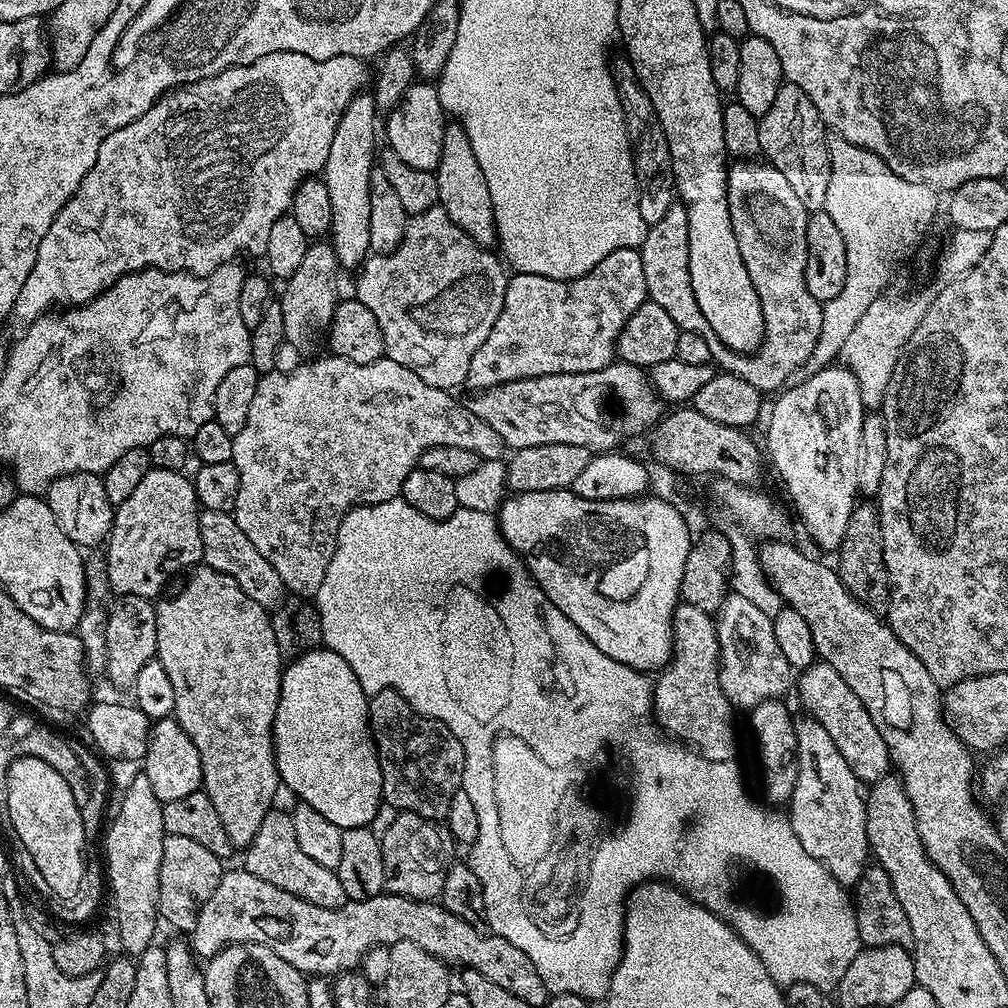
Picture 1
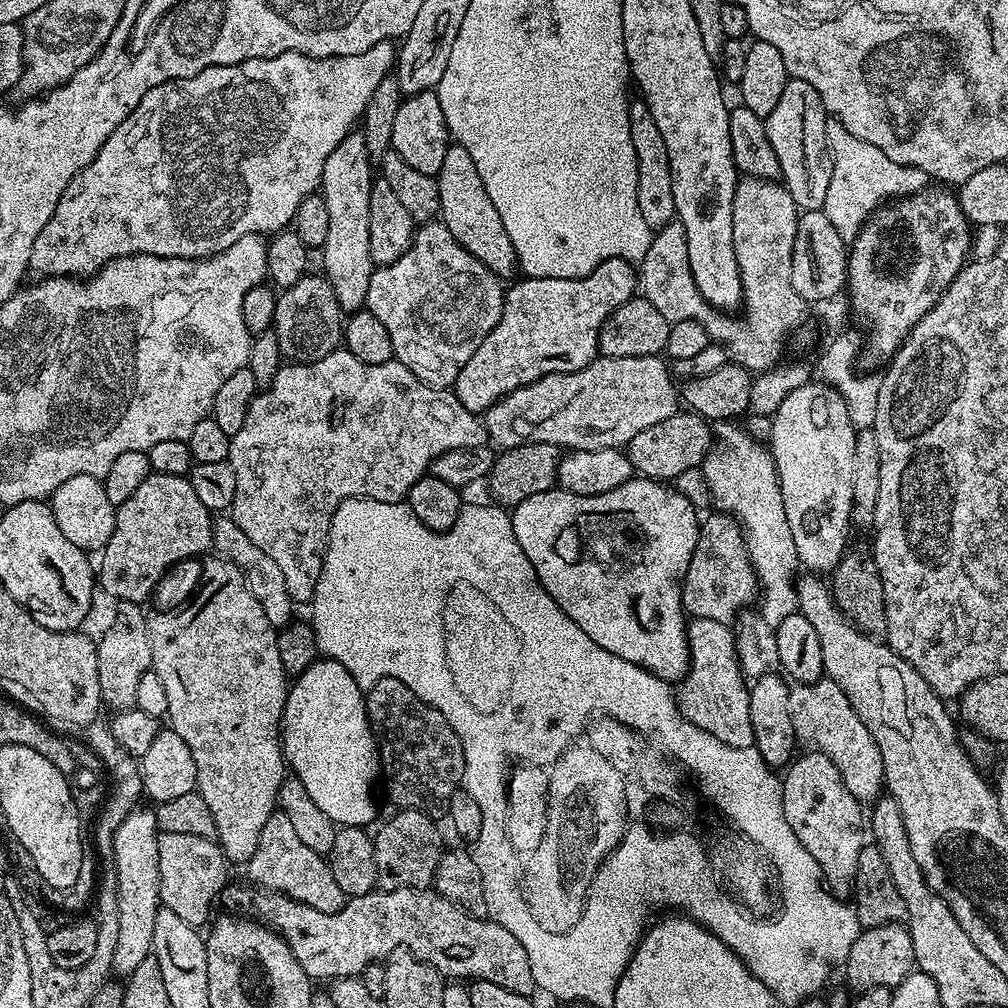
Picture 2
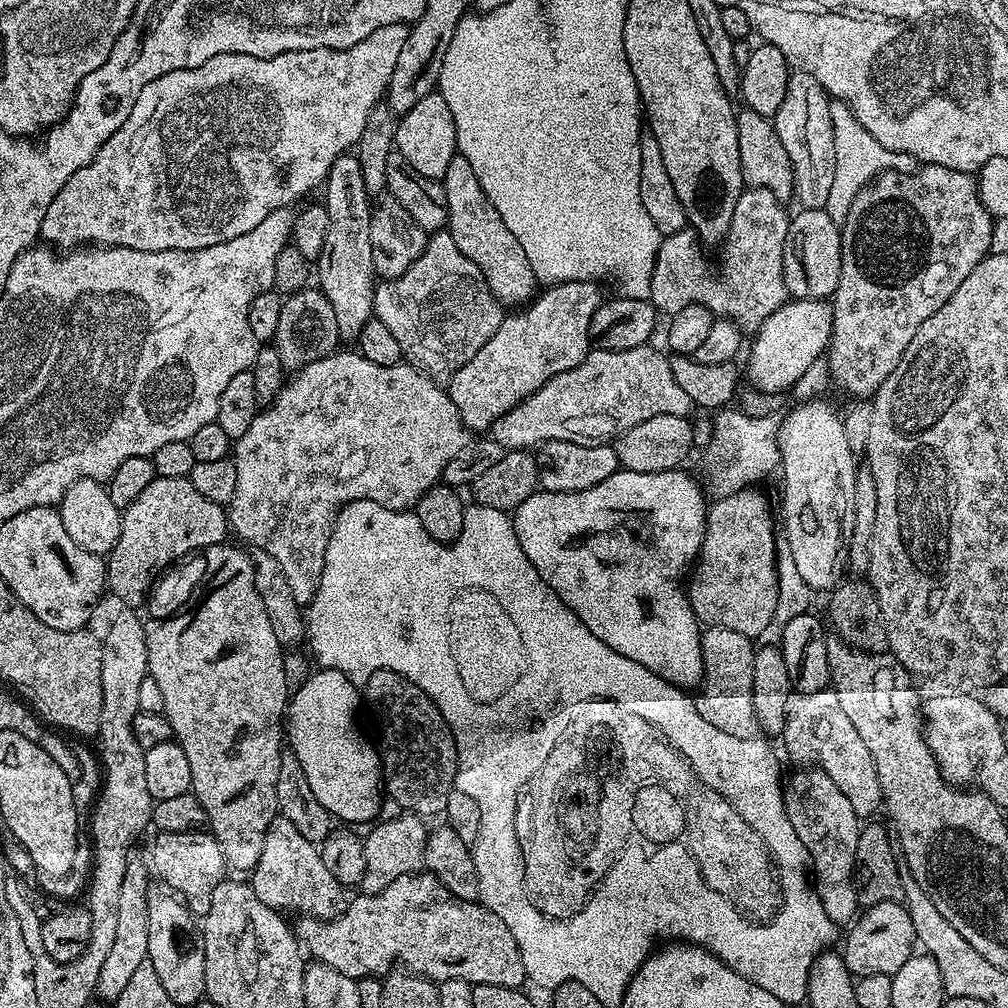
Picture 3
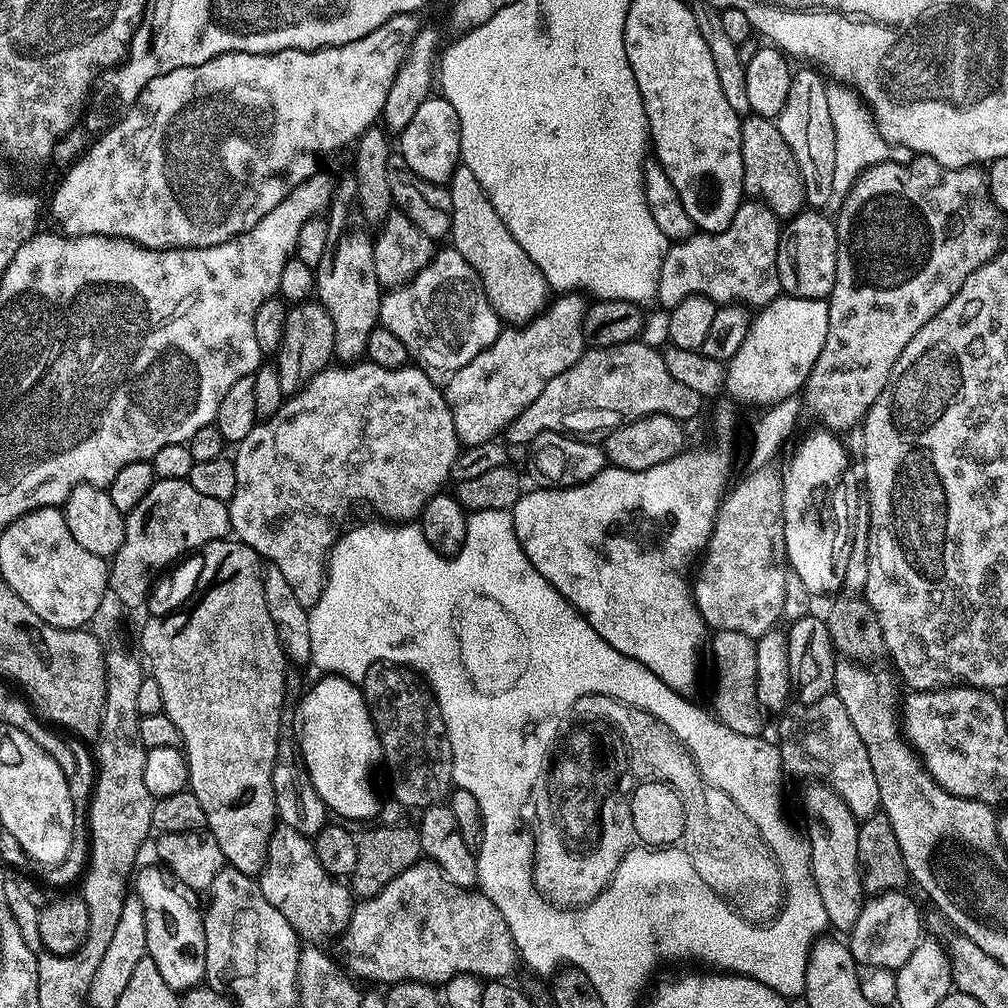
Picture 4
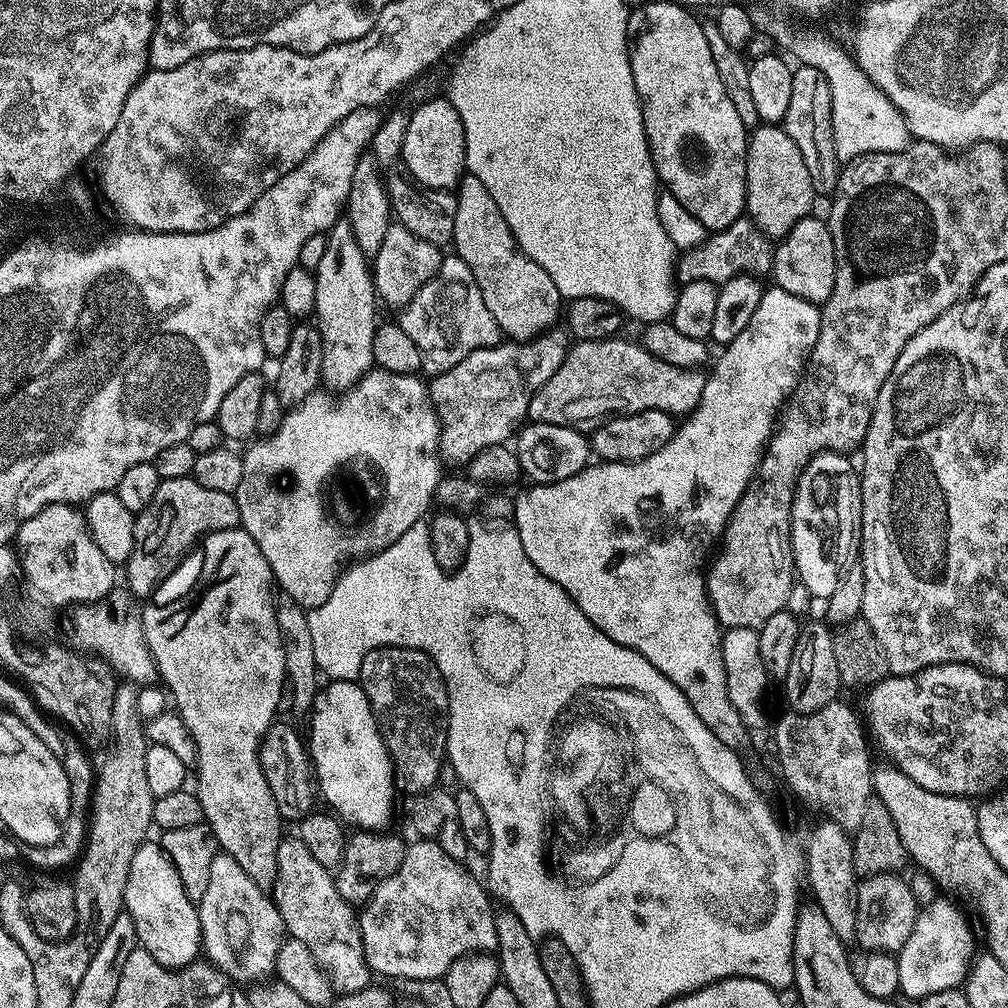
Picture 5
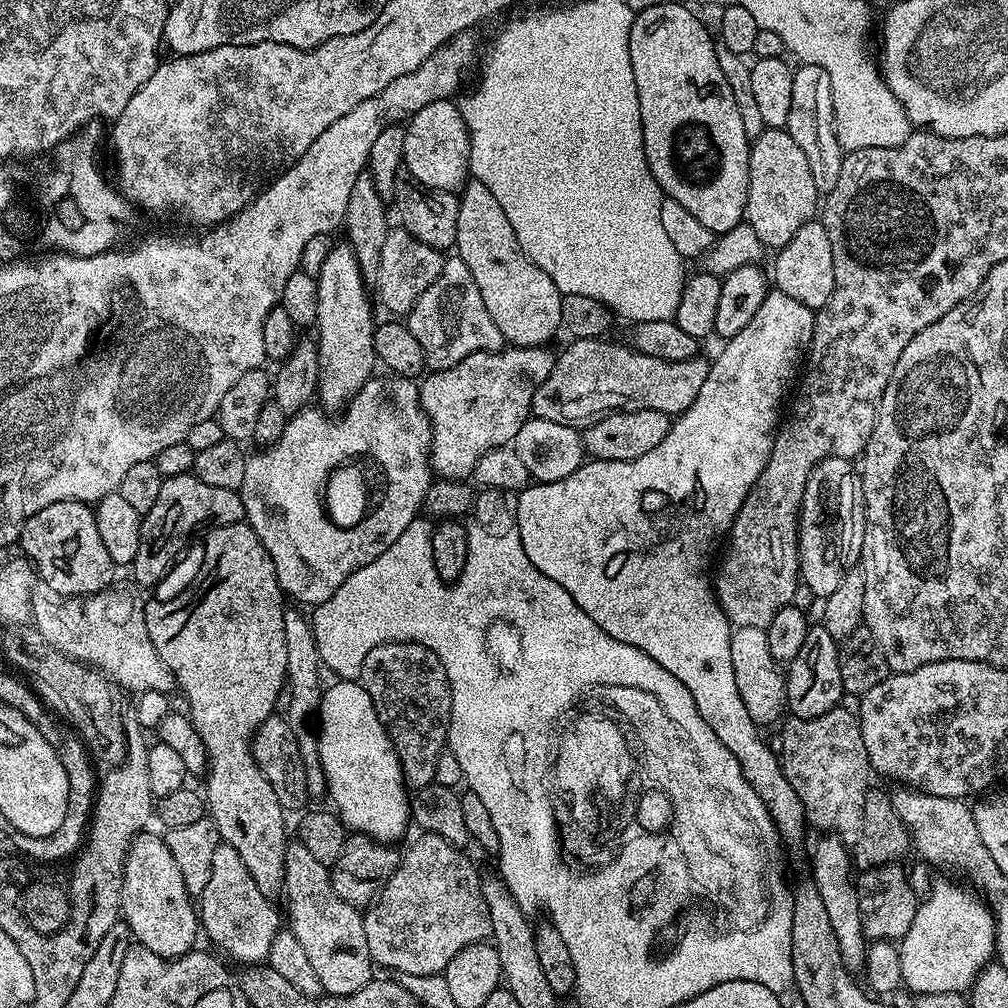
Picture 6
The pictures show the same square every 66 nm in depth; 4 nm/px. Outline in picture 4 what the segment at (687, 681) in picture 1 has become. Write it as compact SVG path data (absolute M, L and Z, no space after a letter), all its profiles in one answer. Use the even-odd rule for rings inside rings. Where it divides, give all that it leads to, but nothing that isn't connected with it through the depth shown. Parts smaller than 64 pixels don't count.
M734 630L716 632L711 637L712 660L716 663L716 708L715 715L730 730L747 736L761 735L765 730L765 713L758 700L758 654L756 640ZM764 715L764 716L763 716Z

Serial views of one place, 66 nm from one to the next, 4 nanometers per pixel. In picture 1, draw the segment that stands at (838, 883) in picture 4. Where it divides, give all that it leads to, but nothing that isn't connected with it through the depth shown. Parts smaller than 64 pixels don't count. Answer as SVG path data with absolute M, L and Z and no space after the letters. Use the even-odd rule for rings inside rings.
M811 714L796 720L796 737L798 738L798 782L794 782L794 794L787 807L786 815L792 821L794 834L798 834L798 842L802 842L806 854L818 858L822 866L830 870L830 874L840 884L855 886L860 875L870 864L870 849L866 834L866 796L854 770L850 770L850 762L842 758L842 750L834 746L834 738L826 734L826 726L818 722Z

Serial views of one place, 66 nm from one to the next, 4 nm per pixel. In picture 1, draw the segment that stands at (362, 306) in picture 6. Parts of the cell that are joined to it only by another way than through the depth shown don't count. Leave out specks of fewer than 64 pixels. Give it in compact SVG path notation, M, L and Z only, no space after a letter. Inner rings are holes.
M368 90L357 92L342 118L338 118L338 130L334 130L330 154L326 154L324 163L322 179L330 193L332 215L330 243L344 270L359 269L370 255L370 174L378 160L376 120L378 113L373 93Z

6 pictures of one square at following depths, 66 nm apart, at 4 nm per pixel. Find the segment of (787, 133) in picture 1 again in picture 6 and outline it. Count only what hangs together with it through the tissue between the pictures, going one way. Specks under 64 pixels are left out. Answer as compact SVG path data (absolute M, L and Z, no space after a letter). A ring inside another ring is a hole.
M800 64L793 71L794 95L790 97L790 118L786 130L802 146L802 154L806 154L810 162L811 173L814 174L814 185L820 194L834 190L838 182L838 174L842 174L842 162L845 151L840 147L836 137L836 118L834 116L834 94L830 74L822 70L822 66Z

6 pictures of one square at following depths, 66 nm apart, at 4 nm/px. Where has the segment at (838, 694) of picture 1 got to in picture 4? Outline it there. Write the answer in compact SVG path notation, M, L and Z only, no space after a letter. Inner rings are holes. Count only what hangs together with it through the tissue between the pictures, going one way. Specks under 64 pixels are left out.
M829 694L813 704L797 703L795 707L789 707L779 717L778 747L785 773L789 777L805 776L808 782L827 784L840 795L857 821L881 811L878 781L870 766L870 754L866 754L866 746L862 746L862 738L858 738L858 730L854 730L846 706L842 706L835 694Z

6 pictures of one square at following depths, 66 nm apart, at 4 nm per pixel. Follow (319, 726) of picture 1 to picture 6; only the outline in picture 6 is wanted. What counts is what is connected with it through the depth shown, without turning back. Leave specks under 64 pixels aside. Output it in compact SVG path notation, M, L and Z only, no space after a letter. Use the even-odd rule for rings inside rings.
M342 679L332 683L336 684L328 684L323 689L318 711L318 754L321 756L327 795L332 795L332 800L336 803L335 811L344 821L345 829L371 836L381 842L396 842L410 828L410 796L406 791L398 754L392 748L390 738L374 710L374 702L370 702L370 694L366 694L364 685L356 680Z

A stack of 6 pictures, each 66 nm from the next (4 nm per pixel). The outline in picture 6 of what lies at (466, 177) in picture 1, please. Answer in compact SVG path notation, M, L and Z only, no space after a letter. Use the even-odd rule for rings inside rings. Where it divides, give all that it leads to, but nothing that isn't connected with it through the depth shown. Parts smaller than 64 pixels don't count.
M472 178L459 193L458 234L454 245L455 255L470 266L478 294L494 318L494 326L502 330L505 341L517 348L539 348L562 328L562 293L558 286L518 246L514 226L506 218L506 210L498 206L494 194Z

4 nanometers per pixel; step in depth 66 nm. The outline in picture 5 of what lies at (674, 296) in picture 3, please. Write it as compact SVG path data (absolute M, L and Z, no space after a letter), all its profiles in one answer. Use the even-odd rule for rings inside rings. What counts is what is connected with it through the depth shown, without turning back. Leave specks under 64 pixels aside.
M741 218L722 231L711 233L697 248L687 249L675 261L674 276L680 284L705 280L717 286L735 276L767 277L772 270L773 251L773 241L764 235L763 229L751 218Z

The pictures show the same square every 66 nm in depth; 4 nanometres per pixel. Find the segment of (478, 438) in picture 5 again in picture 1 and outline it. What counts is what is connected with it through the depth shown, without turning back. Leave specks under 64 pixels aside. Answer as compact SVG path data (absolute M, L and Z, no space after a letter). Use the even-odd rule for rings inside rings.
M634 248L614 250L585 276L573 280L542 278L542 274L525 272L509 275L498 322L494 322L494 330L490 330L486 342L482 342L482 346L474 350L474 358L470 358L467 387L483 390L526 378L602 370L617 359L616 346L620 335L647 299L646 273L642 270L640 253Z

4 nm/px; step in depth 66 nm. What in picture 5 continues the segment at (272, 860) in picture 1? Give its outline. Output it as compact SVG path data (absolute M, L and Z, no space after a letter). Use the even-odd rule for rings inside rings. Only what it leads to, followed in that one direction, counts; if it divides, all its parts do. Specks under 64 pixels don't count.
M285 835L281 839L278 870L272 880L270 895L278 914L282 914L285 933L310 946L310 954L314 954L337 993L360 992L369 987L370 973L368 963L364 961L357 913L353 905L338 894L333 873L314 859L314 854L310 854L299 835Z

